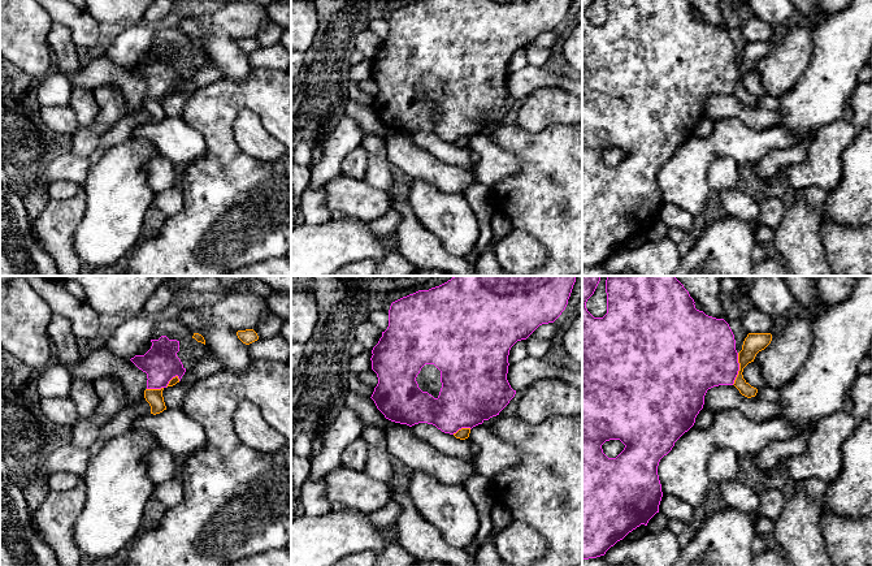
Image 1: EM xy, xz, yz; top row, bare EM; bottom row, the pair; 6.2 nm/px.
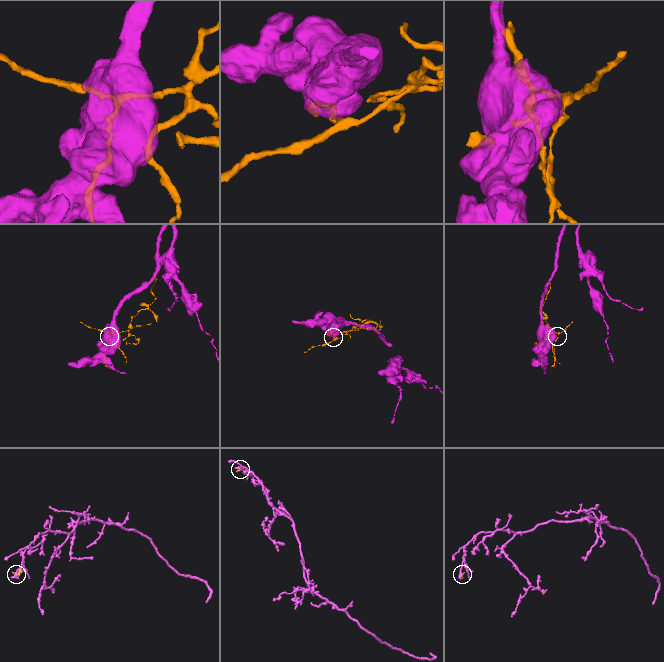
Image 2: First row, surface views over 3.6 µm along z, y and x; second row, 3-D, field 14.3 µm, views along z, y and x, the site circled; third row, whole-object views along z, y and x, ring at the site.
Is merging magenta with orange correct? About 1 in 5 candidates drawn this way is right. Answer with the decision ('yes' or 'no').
no

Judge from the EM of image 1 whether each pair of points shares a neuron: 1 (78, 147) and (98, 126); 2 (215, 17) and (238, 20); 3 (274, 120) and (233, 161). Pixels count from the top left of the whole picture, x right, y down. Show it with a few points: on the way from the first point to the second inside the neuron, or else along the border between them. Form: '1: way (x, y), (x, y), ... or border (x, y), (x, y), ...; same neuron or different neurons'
1: way (83, 142), (94, 132); same neuron
2: way (220, 17), (233, 17); same neuron
3: way (251, 103), (241, 103), (225, 119), (225, 138); same neuron

